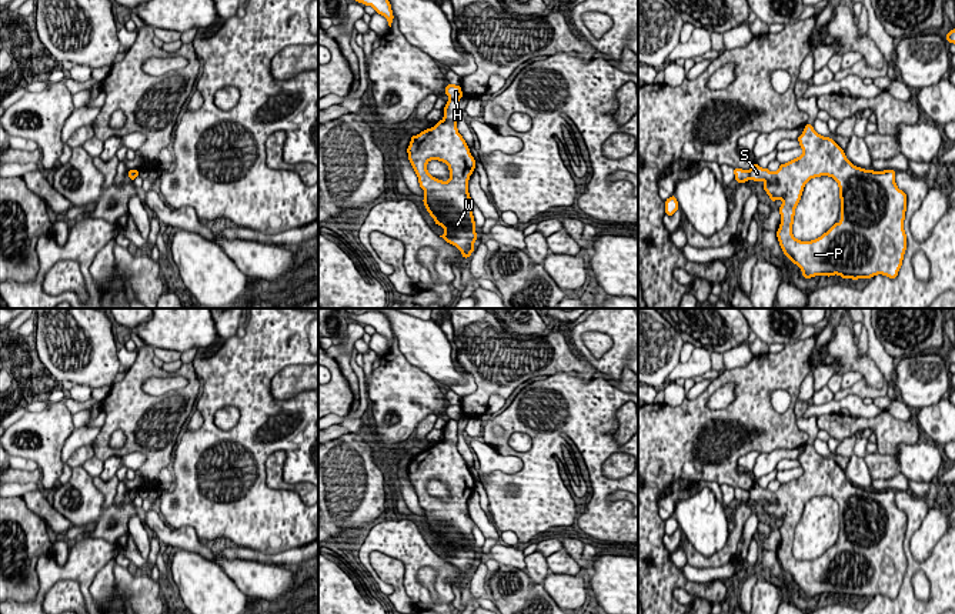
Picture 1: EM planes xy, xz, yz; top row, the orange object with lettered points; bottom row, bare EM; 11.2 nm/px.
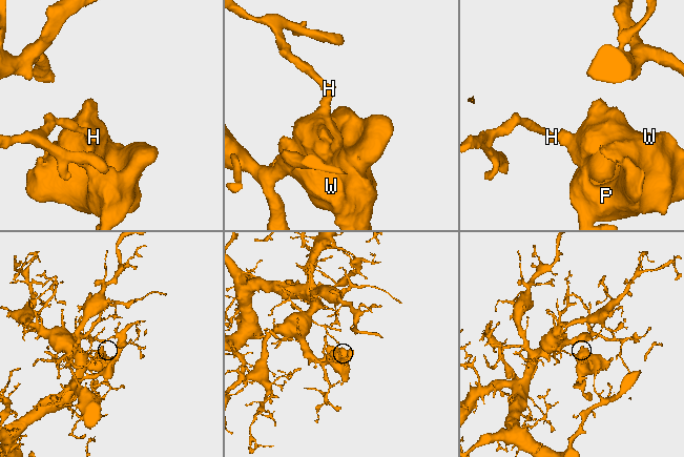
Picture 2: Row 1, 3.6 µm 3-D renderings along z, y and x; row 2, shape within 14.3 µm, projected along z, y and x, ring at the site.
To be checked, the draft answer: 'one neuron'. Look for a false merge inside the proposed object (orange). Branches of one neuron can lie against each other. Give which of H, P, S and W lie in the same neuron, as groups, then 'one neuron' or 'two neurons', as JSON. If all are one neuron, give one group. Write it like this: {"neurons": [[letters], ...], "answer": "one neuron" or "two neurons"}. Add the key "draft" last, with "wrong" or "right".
{"neurons": [["H"], ["P", "S", "W"]], "answer": "two neurons", "draft": "wrong"}

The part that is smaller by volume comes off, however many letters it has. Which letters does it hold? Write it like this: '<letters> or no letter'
P, S, W

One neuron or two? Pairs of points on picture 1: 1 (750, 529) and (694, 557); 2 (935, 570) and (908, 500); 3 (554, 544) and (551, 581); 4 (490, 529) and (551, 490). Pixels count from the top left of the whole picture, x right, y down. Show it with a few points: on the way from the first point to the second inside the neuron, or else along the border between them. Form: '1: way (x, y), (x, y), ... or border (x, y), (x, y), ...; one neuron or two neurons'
1: border (753, 513), (744, 524), (734, 556); two neurons
2: way (914, 563), (908, 553), (911, 521); one neuron
3: border (584, 571), (577, 574), (550, 573), (541, 583); two neurons
4: border (493, 524), (498, 530); two neurons

